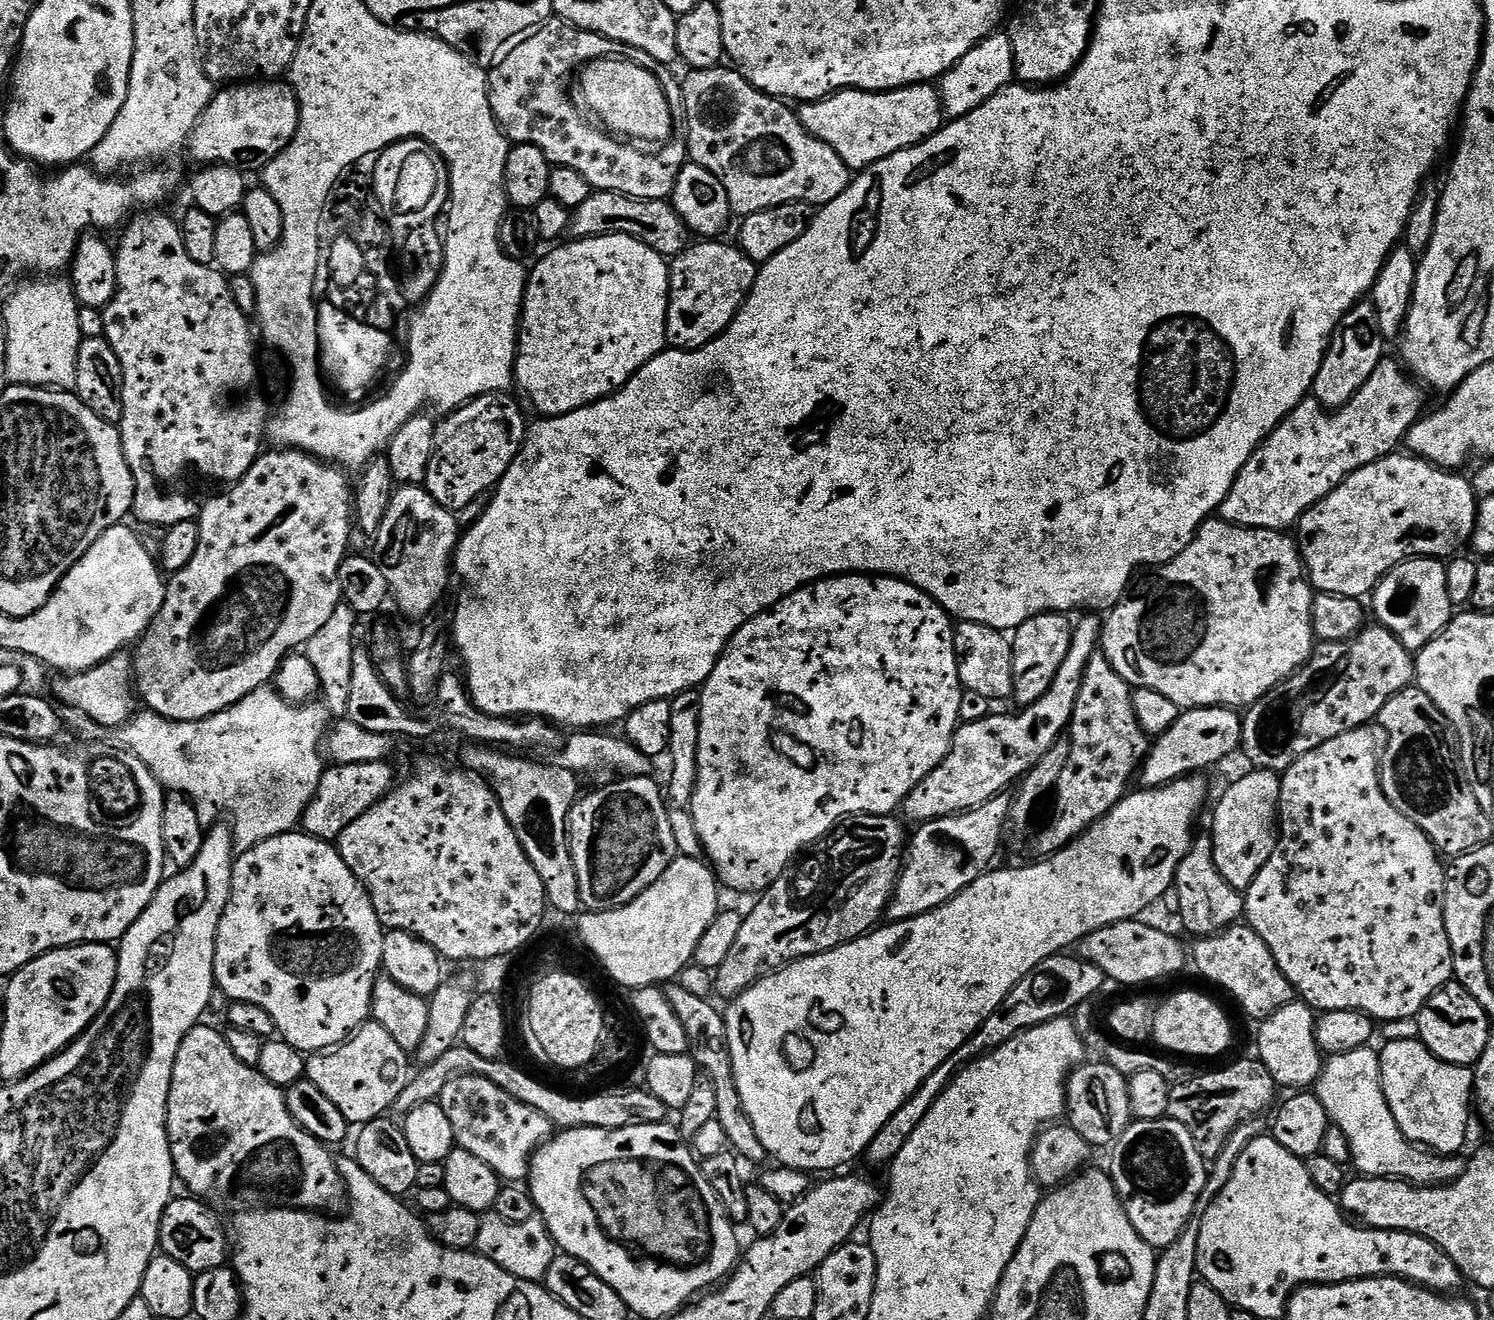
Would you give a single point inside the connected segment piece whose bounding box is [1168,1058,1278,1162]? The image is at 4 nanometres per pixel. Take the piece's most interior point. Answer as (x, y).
(1212, 1106)

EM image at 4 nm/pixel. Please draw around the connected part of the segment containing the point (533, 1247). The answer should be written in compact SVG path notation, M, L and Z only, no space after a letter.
M489 1210L480 1217L475 1251L490 1258L494 1266L502 1266L506 1274L514 1274L514 1278L533 1282L544 1281L546 1270L550 1270L550 1262L554 1262L558 1254L554 1238L539 1214L526 1222L506 1222L506 1218L502 1218L502 1214L494 1210Z

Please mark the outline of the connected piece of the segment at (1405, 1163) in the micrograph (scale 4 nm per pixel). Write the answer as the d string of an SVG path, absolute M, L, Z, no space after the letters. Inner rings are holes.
M1365 1046L1331 1057L1321 1070L1314 1091L1322 1106L1326 1106L1329 1121L1346 1134L1352 1155L1350 1164L1357 1168L1360 1176L1386 1176L1417 1186L1439 1186L1463 1174L1466 1163L1463 1155L1441 1156L1404 1137L1384 1097L1380 1053L1375 1047Z

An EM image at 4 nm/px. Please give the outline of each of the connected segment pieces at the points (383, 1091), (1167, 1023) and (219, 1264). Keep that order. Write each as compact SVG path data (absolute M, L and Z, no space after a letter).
M365 1022L343 1044L311 1053L306 1060L306 1078L314 1082L314 1086L318 1086L318 1090L322 1090L322 1094L326 1094L326 1098L330 1098L330 1102L334 1102L338 1110L342 1110L342 1114L346 1114L349 1125L363 1126L371 1120L381 1119L387 1113L384 1111L395 1105L398 1094L406 1090L410 1079L408 1060L409 1053L404 1052L402 1046L398 1046L398 1042L394 1042L394 1037L384 1027L378 1026L375 1022Z
M1180 992L1157 1007L1150 1036L1168 1052L1181 1052L1184 1056L1220 1056L1232 1044L1232 1024L1210 997L1200 992Z
M184 1194L181 1200L180 1197L171 1200L162 1214L159 1251L174 1258L174 1262L182 1262L182 1266L186 1266L186 1270L193 1274L223 1268L230 1260L229 1229L228 1232L224 1229L219 1214L208 1204L211 1203Z

